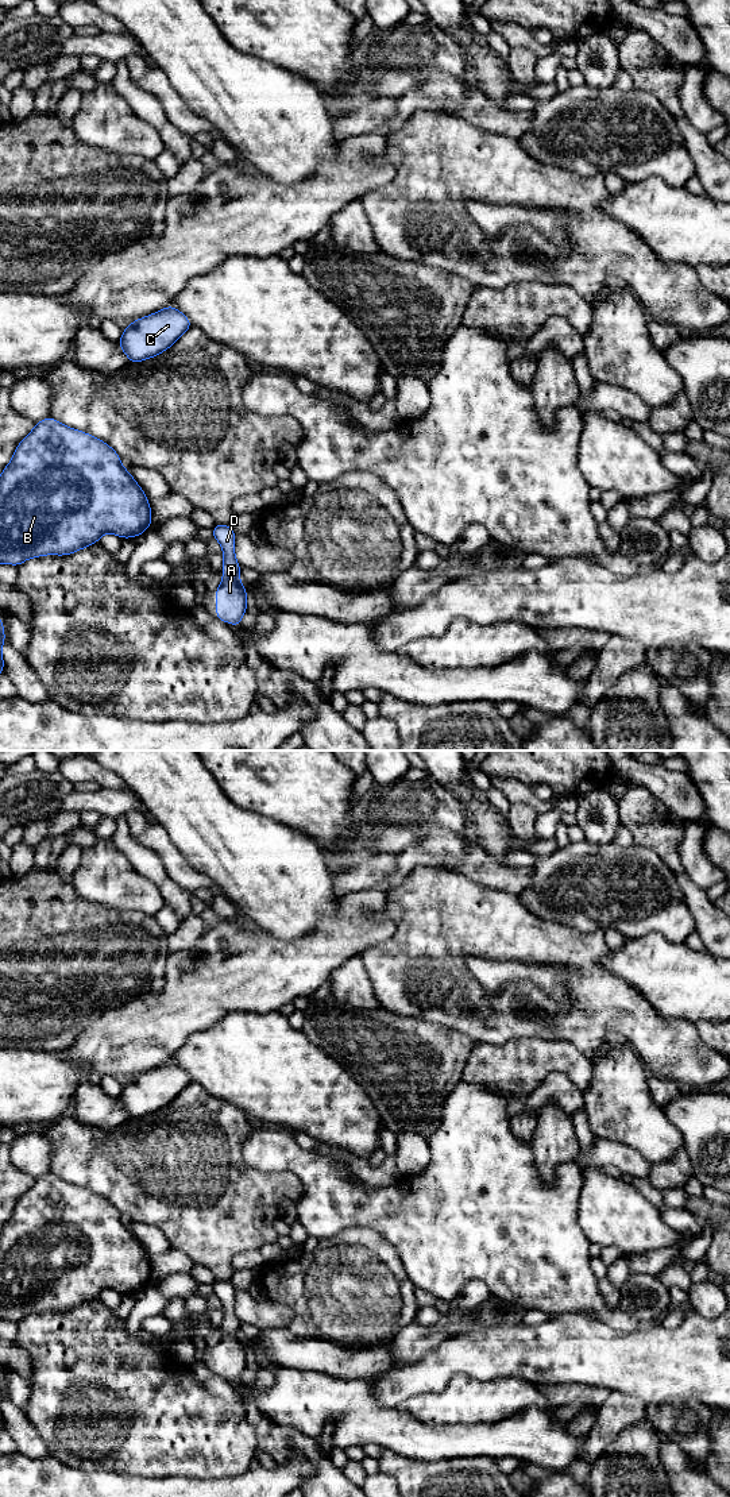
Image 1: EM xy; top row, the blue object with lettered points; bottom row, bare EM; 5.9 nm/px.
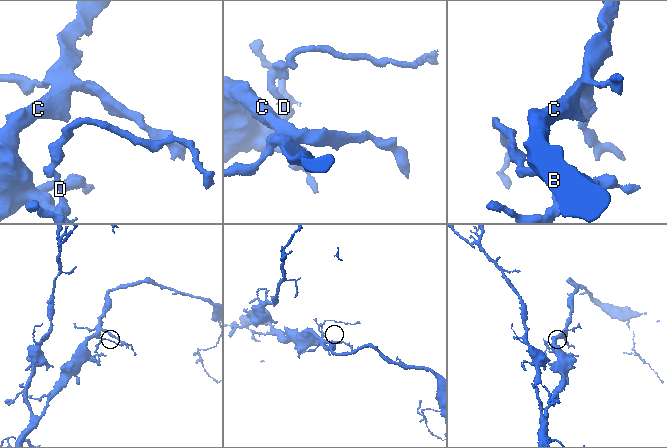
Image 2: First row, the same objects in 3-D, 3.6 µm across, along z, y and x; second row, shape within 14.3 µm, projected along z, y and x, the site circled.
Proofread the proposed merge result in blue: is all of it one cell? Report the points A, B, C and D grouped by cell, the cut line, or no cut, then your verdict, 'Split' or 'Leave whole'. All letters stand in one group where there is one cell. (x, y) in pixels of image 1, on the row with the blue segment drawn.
Groups: A B C / D. Split along xy (236, 577), (227, 577), (224, 579). Split

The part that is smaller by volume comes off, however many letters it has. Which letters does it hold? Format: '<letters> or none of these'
D

